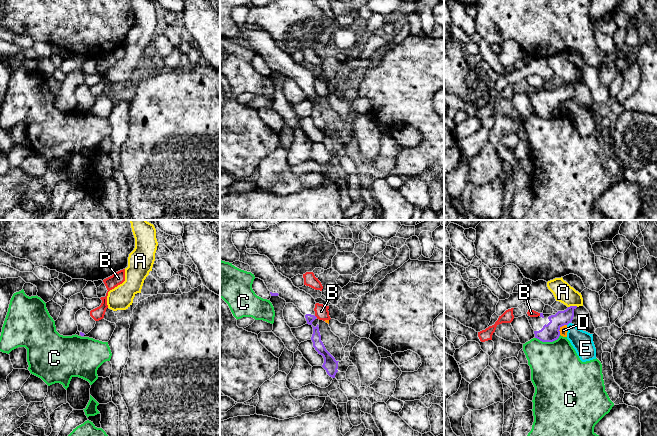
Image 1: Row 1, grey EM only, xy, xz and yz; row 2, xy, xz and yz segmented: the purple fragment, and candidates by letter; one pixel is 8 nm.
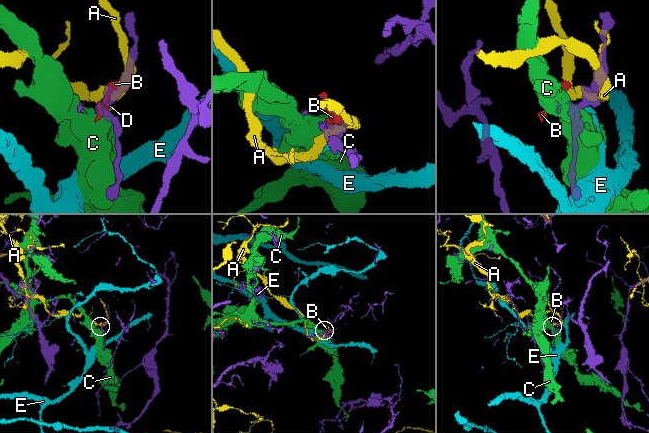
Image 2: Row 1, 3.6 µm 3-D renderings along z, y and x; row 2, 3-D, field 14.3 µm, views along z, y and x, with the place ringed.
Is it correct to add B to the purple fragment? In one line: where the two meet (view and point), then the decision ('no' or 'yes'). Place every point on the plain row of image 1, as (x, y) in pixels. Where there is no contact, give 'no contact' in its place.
meets purple in yz at (540, 90); no

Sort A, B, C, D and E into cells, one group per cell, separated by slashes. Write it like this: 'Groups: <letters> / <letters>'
Groups: A / B D E / C

